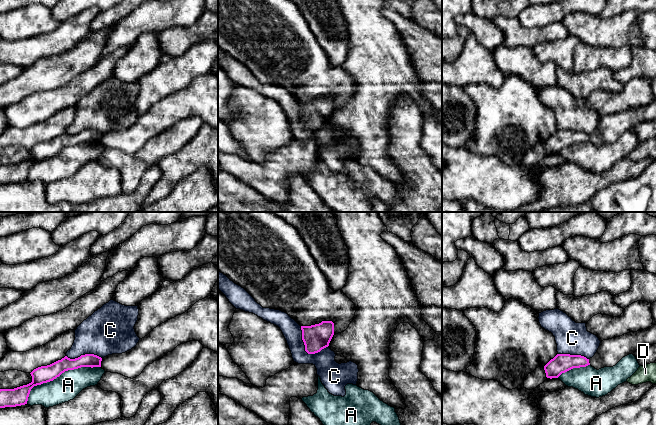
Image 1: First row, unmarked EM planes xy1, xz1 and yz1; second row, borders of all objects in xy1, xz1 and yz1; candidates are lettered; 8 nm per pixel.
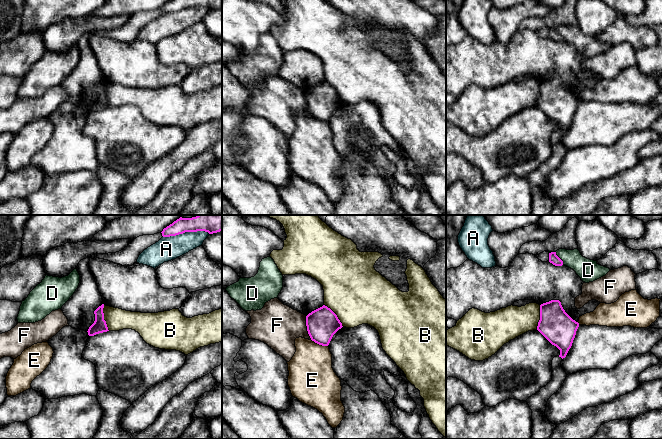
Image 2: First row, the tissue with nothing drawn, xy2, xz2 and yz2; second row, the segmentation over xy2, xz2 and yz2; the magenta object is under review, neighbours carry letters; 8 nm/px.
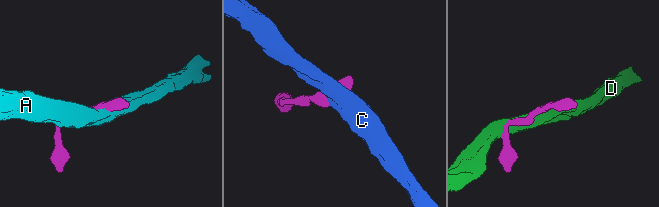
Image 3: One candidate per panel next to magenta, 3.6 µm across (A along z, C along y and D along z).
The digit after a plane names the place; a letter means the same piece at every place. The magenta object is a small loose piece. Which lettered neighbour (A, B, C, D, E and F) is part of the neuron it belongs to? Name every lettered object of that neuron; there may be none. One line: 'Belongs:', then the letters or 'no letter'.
Belongs: no letter

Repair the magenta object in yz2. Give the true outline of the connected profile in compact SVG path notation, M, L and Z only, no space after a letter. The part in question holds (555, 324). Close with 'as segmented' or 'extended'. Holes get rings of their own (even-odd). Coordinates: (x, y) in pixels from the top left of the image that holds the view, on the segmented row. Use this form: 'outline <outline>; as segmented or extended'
outline M551 300L540 305L537 330L560 350L560 355L552 360L552 380L526 400L532 410L531 439L549 439L556 428L556 425L545 417L546 405L567 377L561 367L561 361L571 348L578 327L579 323L565 312L559 300Z; extended

